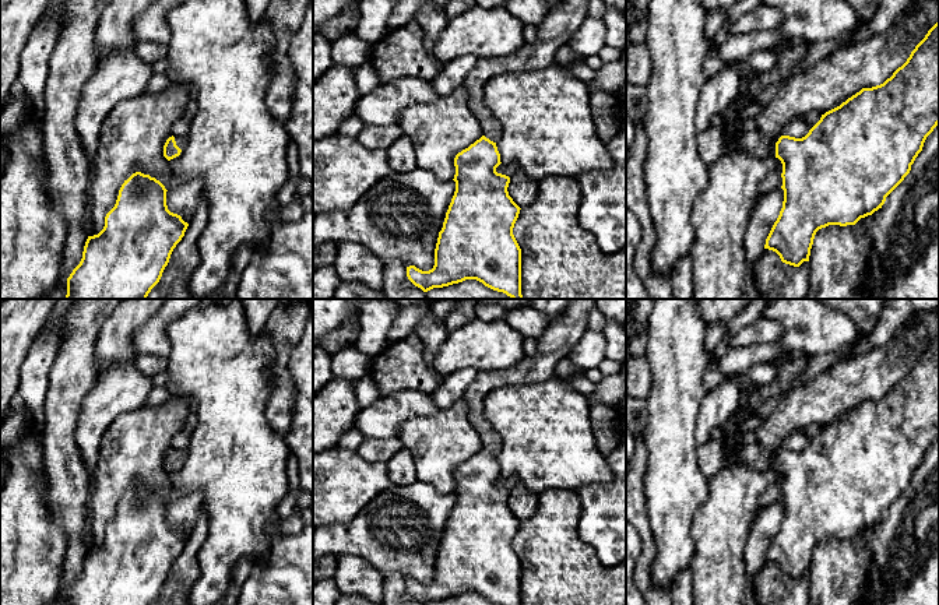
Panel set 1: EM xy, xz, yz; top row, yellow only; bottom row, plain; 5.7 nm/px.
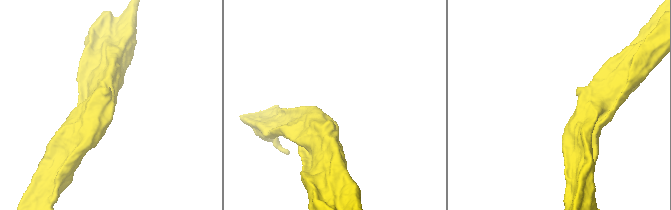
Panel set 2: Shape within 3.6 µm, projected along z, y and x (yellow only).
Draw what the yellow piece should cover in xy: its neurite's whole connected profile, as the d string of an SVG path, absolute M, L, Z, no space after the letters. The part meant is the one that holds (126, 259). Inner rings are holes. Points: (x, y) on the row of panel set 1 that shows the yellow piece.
M141 172L124 180L103 229L88 236L82 258L67 278L66 299L147 299L189 226L168 210L166 191L159 180Z

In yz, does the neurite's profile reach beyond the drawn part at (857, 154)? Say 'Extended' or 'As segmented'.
As segmented

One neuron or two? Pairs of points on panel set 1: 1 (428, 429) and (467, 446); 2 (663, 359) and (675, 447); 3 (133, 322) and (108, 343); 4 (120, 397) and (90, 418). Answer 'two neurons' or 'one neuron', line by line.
1: one neuron
2: one neuron
3: one neuron
4: one neuron

